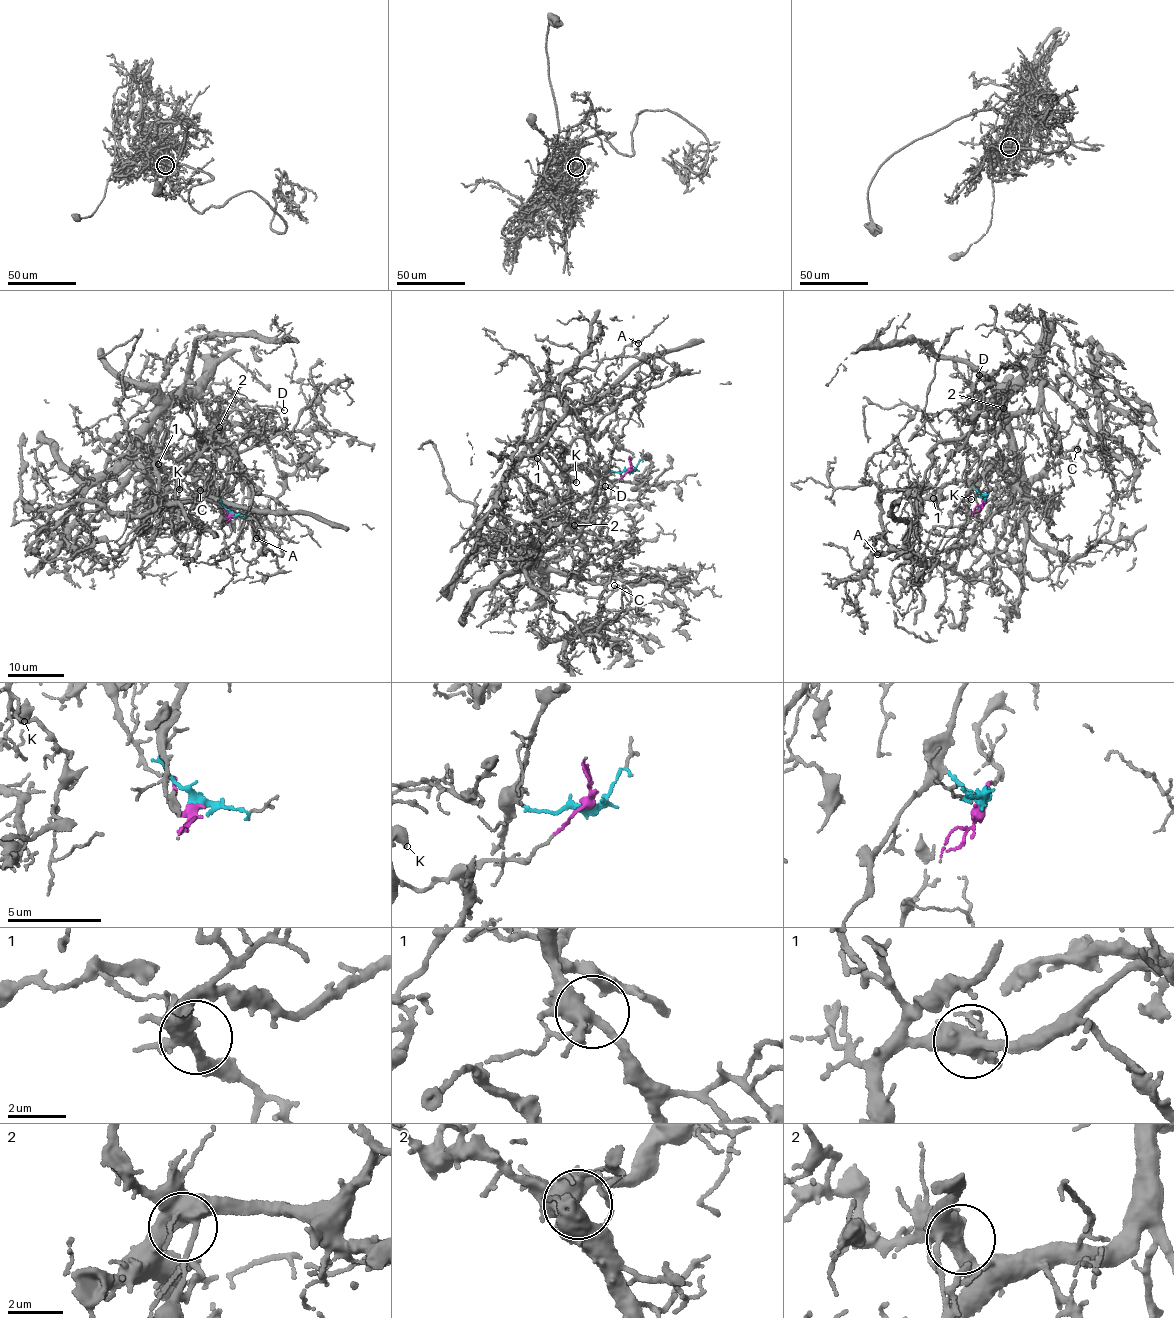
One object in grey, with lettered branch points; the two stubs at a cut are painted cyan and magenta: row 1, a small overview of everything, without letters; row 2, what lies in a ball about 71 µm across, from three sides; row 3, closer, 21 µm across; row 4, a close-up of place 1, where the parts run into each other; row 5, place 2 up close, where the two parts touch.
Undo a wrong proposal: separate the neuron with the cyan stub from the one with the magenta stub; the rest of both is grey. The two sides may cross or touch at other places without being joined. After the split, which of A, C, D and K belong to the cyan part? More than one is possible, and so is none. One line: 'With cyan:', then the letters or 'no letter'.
With cyan: C, D

